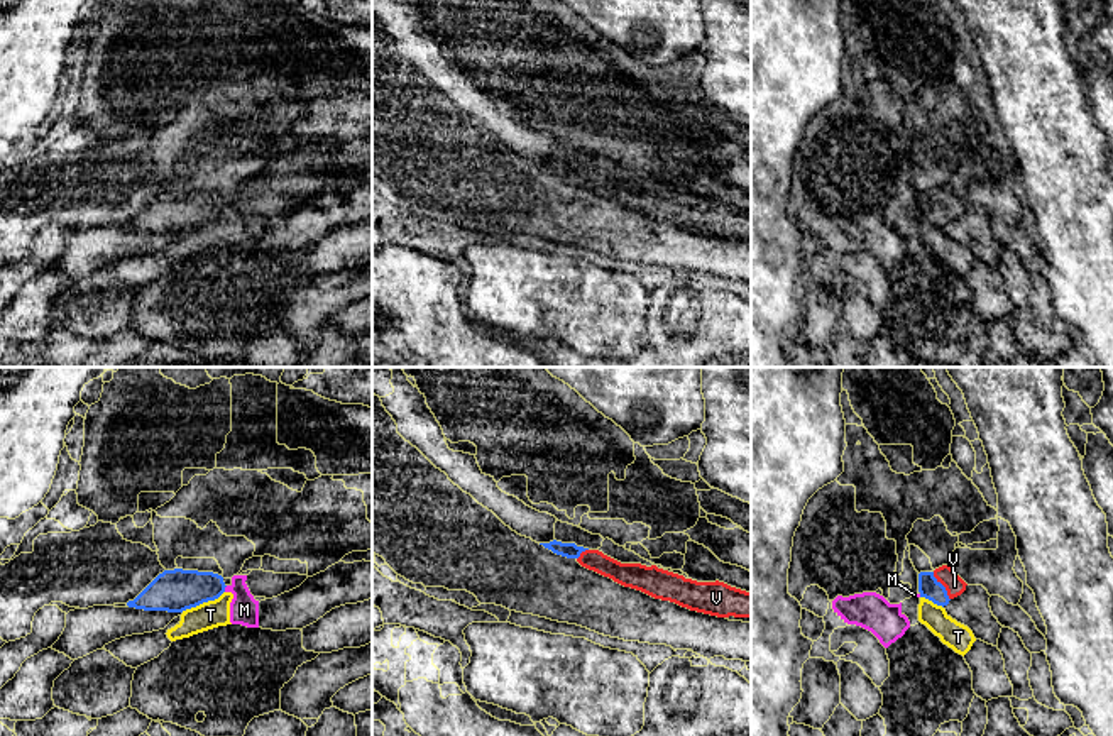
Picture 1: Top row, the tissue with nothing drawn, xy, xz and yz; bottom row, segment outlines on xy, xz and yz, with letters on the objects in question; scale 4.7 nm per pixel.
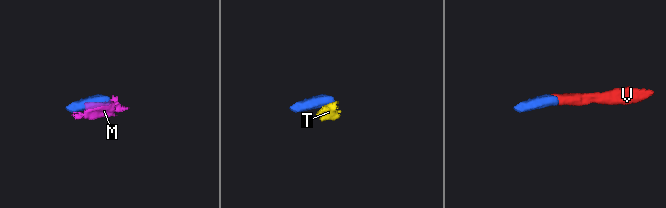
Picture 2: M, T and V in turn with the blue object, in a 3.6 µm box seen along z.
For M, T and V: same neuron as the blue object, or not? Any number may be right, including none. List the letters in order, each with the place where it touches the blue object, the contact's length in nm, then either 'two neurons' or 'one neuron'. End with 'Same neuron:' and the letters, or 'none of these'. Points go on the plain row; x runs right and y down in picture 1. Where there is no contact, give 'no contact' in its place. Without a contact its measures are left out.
M: contact xy (224, 210); length 40 nm; two neurons
T: contact xy (202, 224); length 220 nm; two neurons
V: contact yz (943, 207); length 160 nm; one neuron
Same neuron: V

